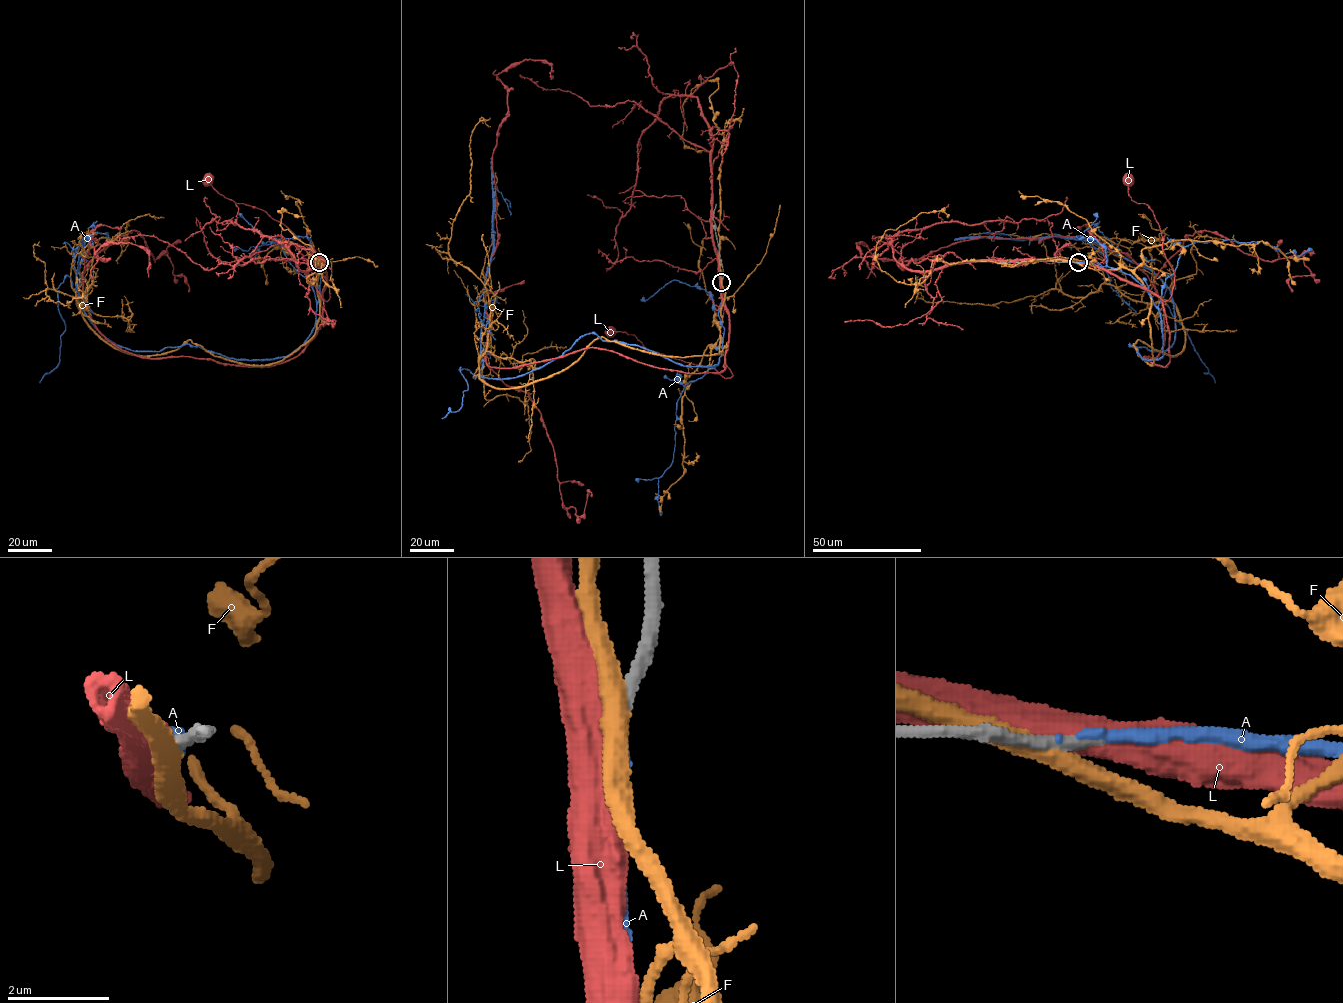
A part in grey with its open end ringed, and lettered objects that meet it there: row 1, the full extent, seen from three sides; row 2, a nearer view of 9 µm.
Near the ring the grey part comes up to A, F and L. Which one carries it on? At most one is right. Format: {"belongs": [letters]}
{"belongs": ["A"]}

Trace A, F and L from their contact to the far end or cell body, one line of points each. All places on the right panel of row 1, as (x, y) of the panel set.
A: (1078, 262), (1143, 287), (1161, 357), (1129, 344), (1174, 342), (1158, 277), (1090, 241), (1011, 237)
F: (1077, 263), (1142, 283), (1150, 365), (1138, 340), (1184, 348), (1171, 302), (1112, 286), (991, 305), (918, 282)
L: (1078, 263), (1102, 267), (1163, 300), (1169, 298), (1174, 274), (1160, 227), (1147, 205), (1131, 199), (1129, 181)

